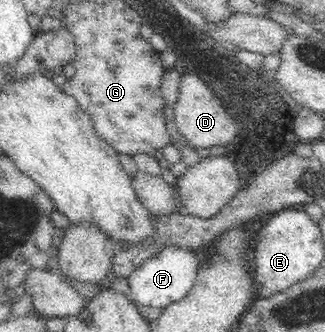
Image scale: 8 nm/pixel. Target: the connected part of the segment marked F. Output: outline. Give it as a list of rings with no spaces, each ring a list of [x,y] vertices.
[[[163,247],[159,249],[155,255],[151,255],[147,261],[143,261],[141,267],[137,267],[128,277],[128,284],[131,287],[130,301],[134,301],[137,305],[143,305],[145,309],[153,307],[161,311],[183,299],[185,295],[191,291],[195,285],[198,276],[199,260],[197,255],[191,249],[183,249],[182,247]]]

